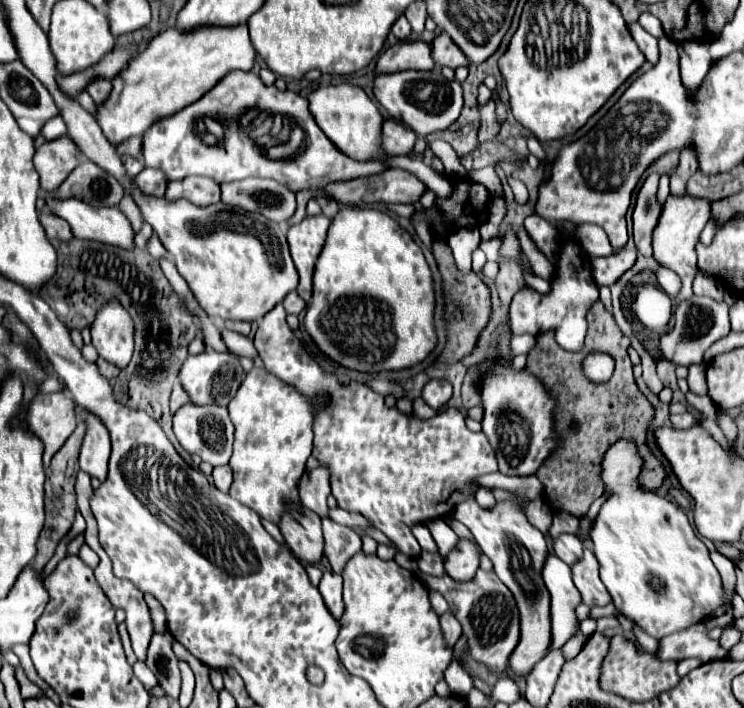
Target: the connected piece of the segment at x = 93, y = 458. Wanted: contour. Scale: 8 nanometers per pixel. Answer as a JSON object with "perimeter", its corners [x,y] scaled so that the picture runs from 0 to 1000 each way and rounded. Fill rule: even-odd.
{"perimeter":[[[105,581],[105,589],[118,600],[118,612],[108,637],[108,662],[121,674],[129,674],[134,682],[145,671],[145,645],[148,645],[148,614],[137,595],[116,581]]]}

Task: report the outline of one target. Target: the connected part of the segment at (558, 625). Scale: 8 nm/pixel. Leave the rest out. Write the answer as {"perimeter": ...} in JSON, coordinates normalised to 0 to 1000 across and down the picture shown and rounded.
{"perimeter":[[[737,784],[728,804],[731,826],[739,838],[741,895],[739,919],[753,917],[774,891],[773,857],[780,853],[777,832],[766,815],[766,801],[747,784]]]}

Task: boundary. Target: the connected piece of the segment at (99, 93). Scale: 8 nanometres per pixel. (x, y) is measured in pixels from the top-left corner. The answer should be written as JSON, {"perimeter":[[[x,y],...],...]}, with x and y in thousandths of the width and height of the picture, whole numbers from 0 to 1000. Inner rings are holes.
{"perimeter":[[[142,112],[124,114],[124,120],[121,120],[121,126],[118,126],[121,137],[124,137],[124,140],[126,140],[126,145],[132,145],[132,148],[137,148],[137,145],[145,140],[148,129],[151,129],[151,117],[148,117],[148,114],[142,114]]]}

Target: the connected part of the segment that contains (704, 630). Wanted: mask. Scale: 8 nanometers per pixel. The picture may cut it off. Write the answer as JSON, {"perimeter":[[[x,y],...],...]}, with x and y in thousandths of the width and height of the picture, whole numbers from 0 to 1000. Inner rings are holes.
{"perimeter":[[[935,880],[919,891],[898,897],[887,903],[882,917],[882,928],[887,934],[917,934],[925,928],[935,928],[941,934],[973,931],[978,922],[968,914],[965,905],[952,900],[952,886],[946,880]]]}

